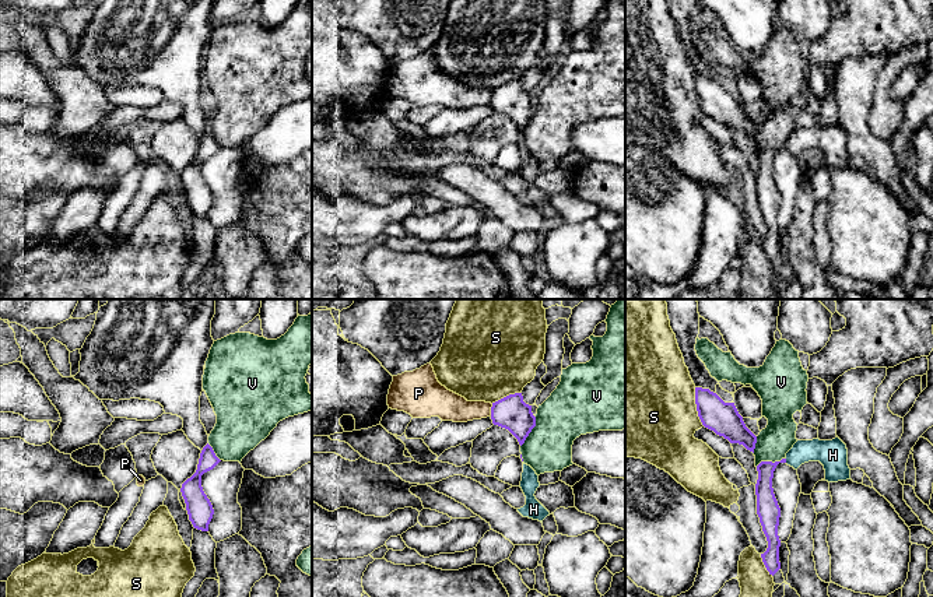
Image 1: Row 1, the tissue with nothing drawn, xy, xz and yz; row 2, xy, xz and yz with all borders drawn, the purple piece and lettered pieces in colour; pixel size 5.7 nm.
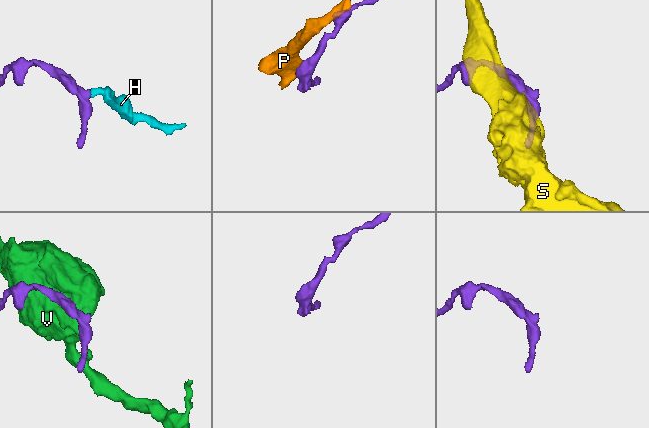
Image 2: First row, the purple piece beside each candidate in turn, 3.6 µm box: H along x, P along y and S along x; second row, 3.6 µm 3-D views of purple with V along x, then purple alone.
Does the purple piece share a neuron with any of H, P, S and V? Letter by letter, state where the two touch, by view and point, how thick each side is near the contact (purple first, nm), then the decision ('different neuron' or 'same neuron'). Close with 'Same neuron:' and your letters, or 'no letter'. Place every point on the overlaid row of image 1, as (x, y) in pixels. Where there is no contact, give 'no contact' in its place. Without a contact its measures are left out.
H: yz (785, 460) | 110/140 nm | same neuron
P: xz (491, 410) | 190/170 nm | different neuron
S: yz (697, 407) | 190/480 nm | different neuron
V: xz (530, 431) | 190/300 nm | different neuron
Same neuron: H

